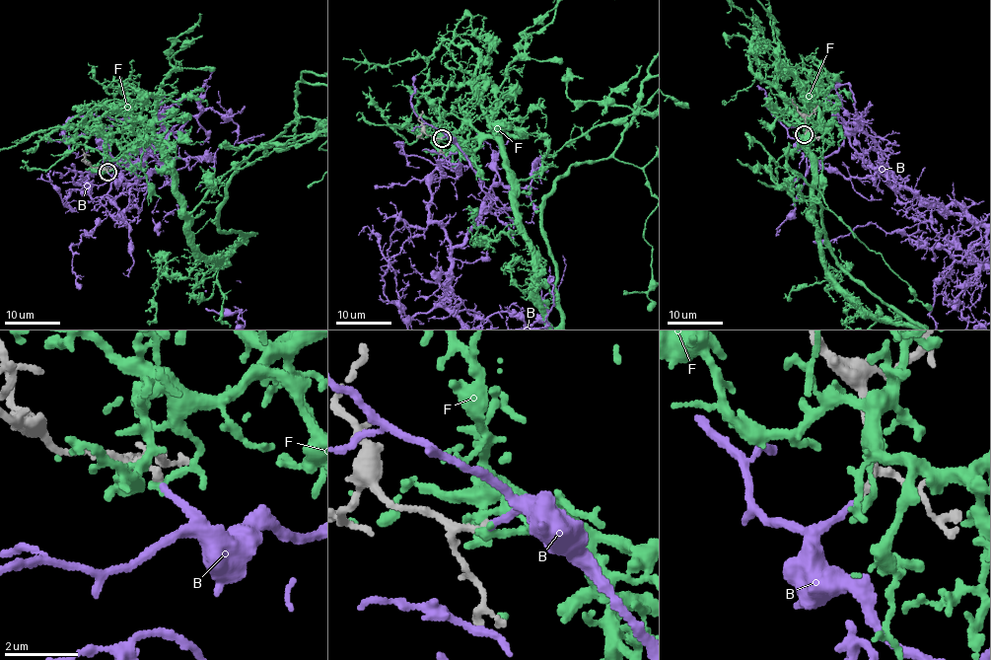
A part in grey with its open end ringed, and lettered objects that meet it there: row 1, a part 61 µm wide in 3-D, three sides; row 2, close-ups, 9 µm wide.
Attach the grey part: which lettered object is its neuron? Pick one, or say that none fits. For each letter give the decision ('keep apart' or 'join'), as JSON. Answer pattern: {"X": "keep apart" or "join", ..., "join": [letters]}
{"B": "join", "F": "keep apart", "join": ["B"]}

